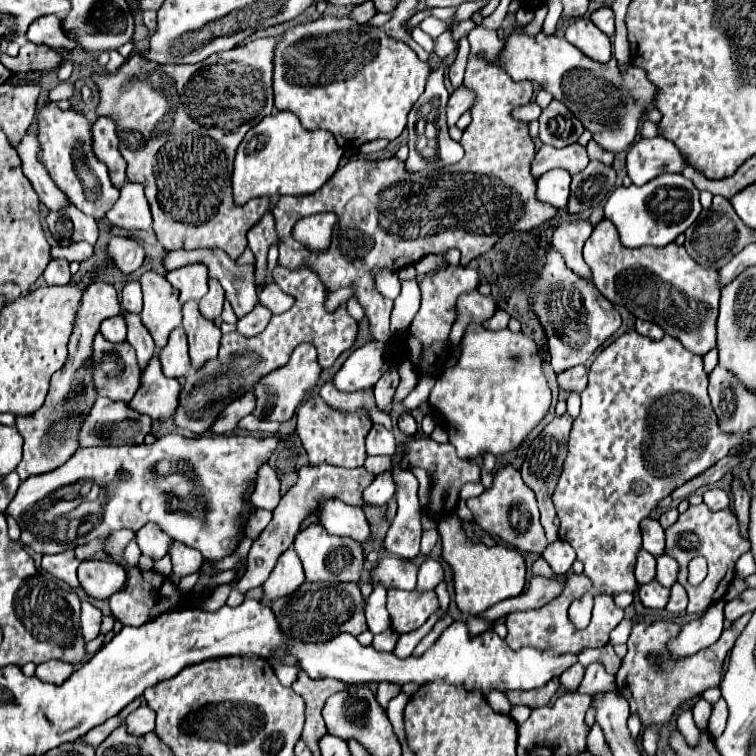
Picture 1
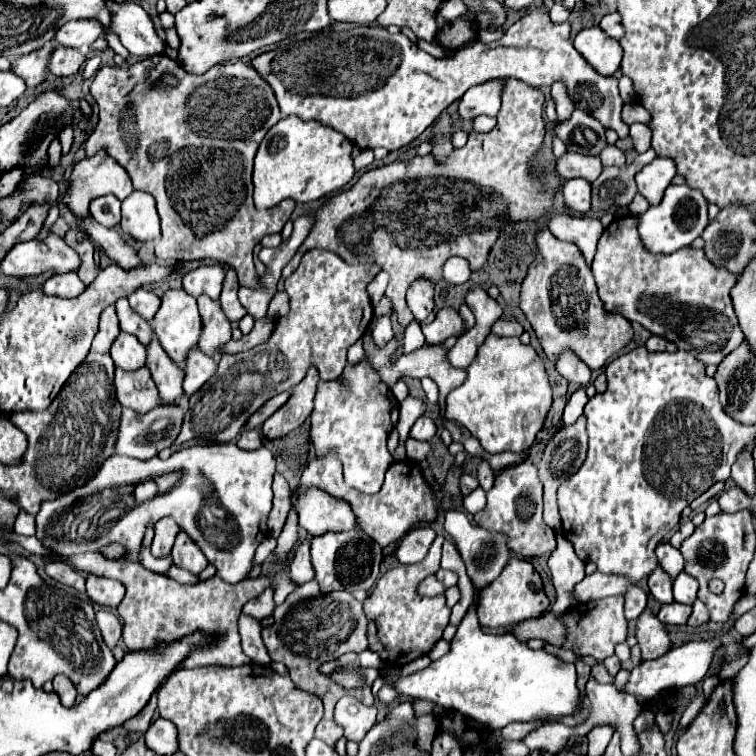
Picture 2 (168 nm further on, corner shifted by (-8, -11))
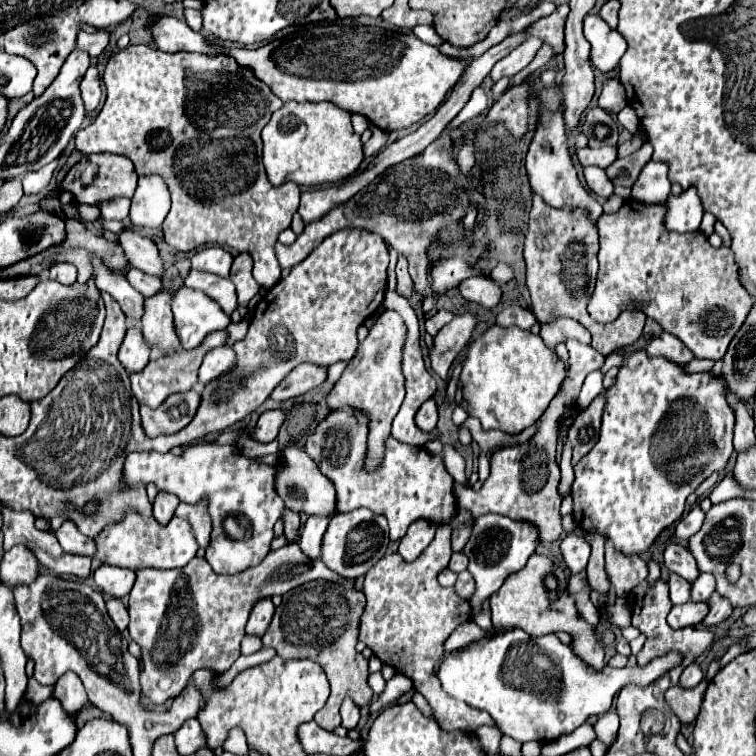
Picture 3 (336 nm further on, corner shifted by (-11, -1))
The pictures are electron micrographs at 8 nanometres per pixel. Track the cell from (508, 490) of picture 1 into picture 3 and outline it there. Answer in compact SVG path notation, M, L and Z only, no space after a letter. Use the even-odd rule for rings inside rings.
M567 341L567 349L569 349L569 359L571 359L569 379L565 381L563 389L553 397L553 401L549 403L543 417L537 421L539 431L535 433L535 437L525 445L497 449L491 457L491 475L479 491L455 483L455 499L457 499L459 507L469 509L475 517L485 515L489 511L489 513L505 515L515 521L527 521L537 527L541 541L557 541L559 535L563 533L561 515L559 515L561 495L557 491L559 465L555 461L559 417L563 415L563 411L575 407L575 397L577 397L587 373L601 369L601 365L605 361L605 357L599 351L595 351L591 345Z

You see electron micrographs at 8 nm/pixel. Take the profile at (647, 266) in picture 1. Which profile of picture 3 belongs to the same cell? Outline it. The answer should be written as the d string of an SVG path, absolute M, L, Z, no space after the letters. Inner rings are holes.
M627 199L617 213L603 213L599 217L599 275L589 301L589 315L599 323L609 323L615 321L625 309L641 309L647 317L655 319L663 331L679 337L697 359L717 361L725 355L731 339L747 319L747 313L753 307L753 299L737 279L737 263L731 249L711 247L701 231L679 235L663 229L663 207L665 205L647 205L635 199Z

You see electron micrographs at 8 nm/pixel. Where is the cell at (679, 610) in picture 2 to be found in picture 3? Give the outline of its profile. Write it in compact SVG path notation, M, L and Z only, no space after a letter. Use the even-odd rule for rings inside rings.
M687 601L683 605L673 605L669 615L667 615L667 623L673 629L681 629L681 627L689 627L689 625L697 625L701 623L701 619L707 615L709 605L707 603L693 603Z

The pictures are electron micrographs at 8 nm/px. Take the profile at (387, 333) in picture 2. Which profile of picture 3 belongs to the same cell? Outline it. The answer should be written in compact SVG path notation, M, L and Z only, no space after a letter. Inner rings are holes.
M383 311L375 325L371 327L367 339L359 343L355 357L349 361L341 379L333 385L327 407L329 411L337 411L343 407L353 407L365 417L369 417L369 433L367 433L367 453L365 453L365 469L373 473L373 469L381 467L385 457L385 441L391 433L391 421L397 415L403 399L403 375L401 375L401 349L405 343L405 323L395 311Z

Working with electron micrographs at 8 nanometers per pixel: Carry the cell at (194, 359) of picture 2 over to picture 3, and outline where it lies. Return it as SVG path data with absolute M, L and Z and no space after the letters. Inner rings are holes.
M223 345L223 347L215 347L211 351L207 351L207 355L203 357L203 363L199 367L199 381L201 383L209 383L211 379L223 375L225 371L229 371L235 365L235 353L231 347Z

